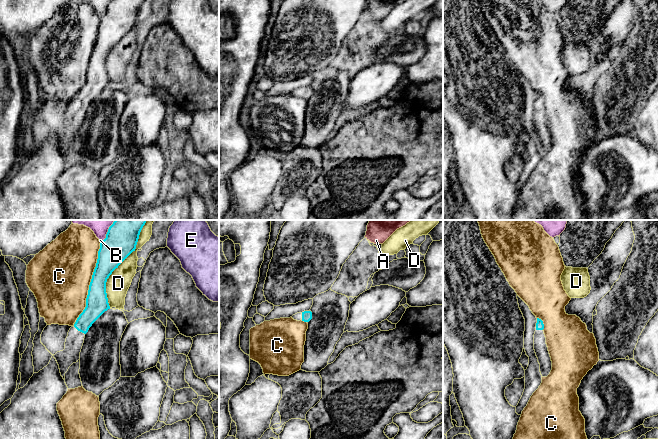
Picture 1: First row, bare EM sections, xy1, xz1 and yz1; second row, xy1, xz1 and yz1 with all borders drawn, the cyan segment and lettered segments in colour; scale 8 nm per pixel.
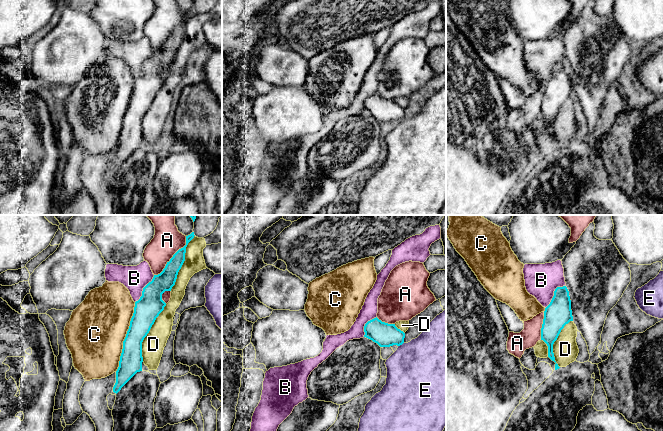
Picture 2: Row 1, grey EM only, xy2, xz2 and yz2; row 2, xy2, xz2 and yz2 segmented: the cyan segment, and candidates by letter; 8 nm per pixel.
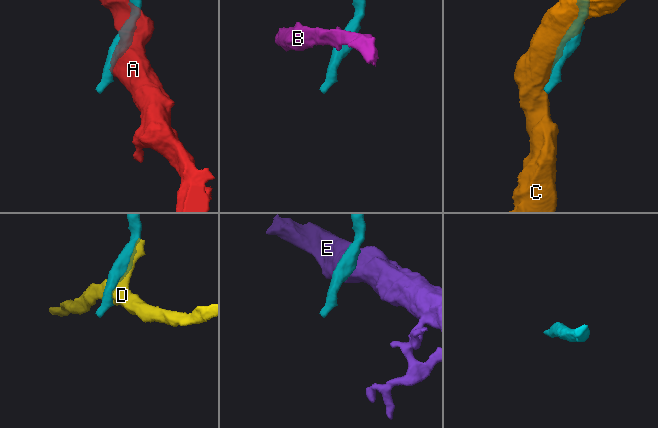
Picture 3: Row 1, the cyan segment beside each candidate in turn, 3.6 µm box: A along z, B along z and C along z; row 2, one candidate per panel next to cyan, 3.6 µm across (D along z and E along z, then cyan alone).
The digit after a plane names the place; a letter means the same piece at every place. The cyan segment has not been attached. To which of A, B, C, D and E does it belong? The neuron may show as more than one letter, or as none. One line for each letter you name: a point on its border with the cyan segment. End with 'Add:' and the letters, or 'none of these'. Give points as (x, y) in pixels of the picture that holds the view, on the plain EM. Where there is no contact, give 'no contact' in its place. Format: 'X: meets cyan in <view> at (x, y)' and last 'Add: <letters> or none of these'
Add: none of these

